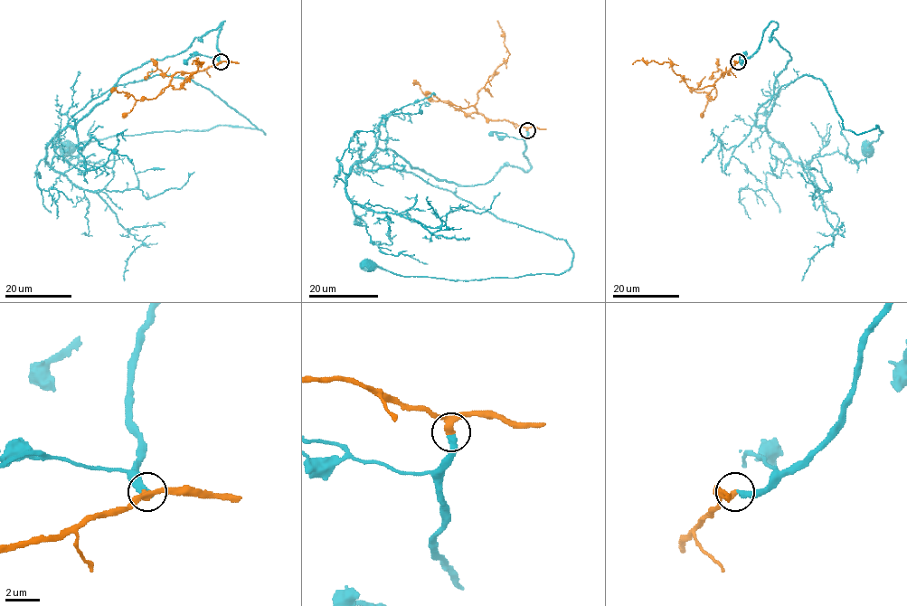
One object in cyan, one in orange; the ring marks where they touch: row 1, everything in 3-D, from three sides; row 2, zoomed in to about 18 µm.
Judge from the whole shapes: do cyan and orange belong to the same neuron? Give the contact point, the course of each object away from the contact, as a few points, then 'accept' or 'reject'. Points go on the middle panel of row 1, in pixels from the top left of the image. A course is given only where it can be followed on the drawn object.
place (527, 130); course cyan (526, 131), (529, 168), (484, 184), (368, 159), (562, 239), (571, 266), (369, 267); course orange (526, 130), (506, 120), (488, 120), (477, 112), (477, 92), (509, 54), (497, 21); accept

